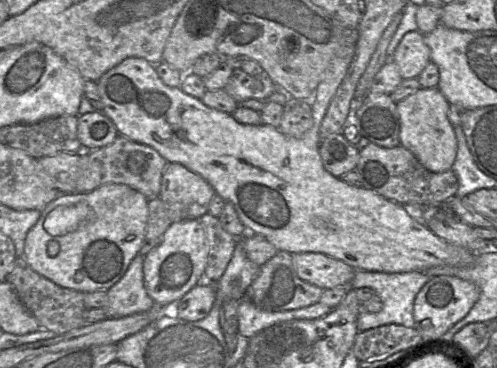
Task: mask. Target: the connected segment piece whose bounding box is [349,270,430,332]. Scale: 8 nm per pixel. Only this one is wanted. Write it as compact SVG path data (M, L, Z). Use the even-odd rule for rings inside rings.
M356 270L349 287L371 288L380 297L383 308L377 313L361 312L357 318L358 332L364 332L387 324L400 324L414 328L414 299L420 289L430 280L430 276L422 271L386 273Z

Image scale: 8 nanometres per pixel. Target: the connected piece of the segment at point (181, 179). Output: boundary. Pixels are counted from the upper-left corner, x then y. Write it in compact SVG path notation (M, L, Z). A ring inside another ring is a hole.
M168 163L161 181L158 197L162 200L171 221L199 220L208 213L212 198L216 194L213 187L200 175L189 170L180 163Z

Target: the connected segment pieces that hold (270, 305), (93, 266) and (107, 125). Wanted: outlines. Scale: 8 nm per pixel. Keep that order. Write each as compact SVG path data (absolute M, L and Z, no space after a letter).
M279 251L259 272L247 289L246 296L255 306L268 312L288 311L318 303L323 289L302 280L296 273L292 254Z
M105 184L86 193L59 194L45 206L25 240L24 259L56 285L78 292L108 290L139 254L149 200L125 184Z
M94 111L77 117L77 136L85 151L109 145L119 134L112 120L103 112Z

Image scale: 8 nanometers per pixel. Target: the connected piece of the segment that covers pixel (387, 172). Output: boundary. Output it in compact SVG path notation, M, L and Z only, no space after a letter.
M370 142L359 154L356 171L362 178L363 188L405 207L441 207L457 193L458 179L453 170L431 172L402 145L384 148Z

